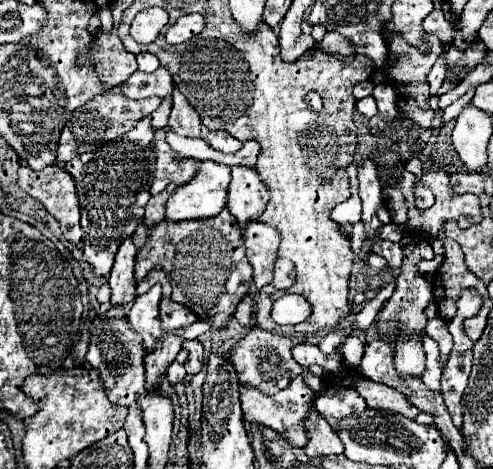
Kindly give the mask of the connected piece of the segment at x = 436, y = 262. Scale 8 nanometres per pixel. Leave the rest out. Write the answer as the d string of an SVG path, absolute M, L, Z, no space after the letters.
M436 255L432 260L422 260L419 265L419 271L422 274L436 273L440 268L443 259L443 255Z

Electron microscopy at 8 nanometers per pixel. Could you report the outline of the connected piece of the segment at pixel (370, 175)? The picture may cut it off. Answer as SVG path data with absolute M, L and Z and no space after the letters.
M364 161L360 165L360 199L362 199L362 223L364 223L364 231L366 231L366 243L370 243L368 239L374 239L378 235L380 229L380 221L376 217L376 209L378 205L382 205L382 187L378 181L378 173L376 173L376 165L372 161Z

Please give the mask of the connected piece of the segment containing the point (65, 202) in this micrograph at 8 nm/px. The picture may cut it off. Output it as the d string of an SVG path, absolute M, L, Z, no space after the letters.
M22 165L20 171L18 171L18 185L34 199L42 201L42 205L46 207L46 211L60 223L60 229L62 229L62 235L78 245L82 241L82 231L80 231L80 209L78 209L78 195L76 195L76 189L74 189L74 179L66 173L64 167L58 167L58 165L50 165L42 171L32 171L30 167Z

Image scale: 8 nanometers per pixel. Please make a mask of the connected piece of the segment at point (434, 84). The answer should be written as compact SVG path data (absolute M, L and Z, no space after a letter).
M446 43L444 45L443 53L438 58L436 63L433 65L432 69L430 70L427 80L430 85L429 94L430 96L435 95L439 88L442 86L442 83L445 80L445 58L444 54L448 51L448 47L450 47L450 43Z

